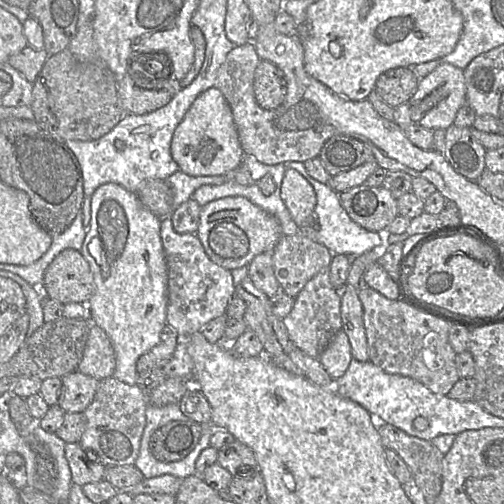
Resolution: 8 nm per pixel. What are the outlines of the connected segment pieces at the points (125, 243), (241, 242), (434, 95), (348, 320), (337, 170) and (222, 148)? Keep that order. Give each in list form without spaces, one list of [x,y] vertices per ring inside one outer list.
[[[117,183],[103,184],[91,200],[91,222],[80,253],[90,265],[95,293],[88,301],[89,320],[109,336],[116,357],[113,378],[126,384],[137,384],[136,364],[140,356],[160,342],[166,324],[168,306],[168,268],[160,236],[161,220],[140,202],[134,192]]]
[[[227,197],[201,208],[196,236],[215,264],[228,271],[247,267],[257,255],[274,249],[282,237],[277,219],[245,197]]]
[[[448,63],[441,64],[420,79],[416,93],[409,101],[394,108],[393,122],[402,129],[409,125],[419,125],[430,130],[446,130],[454,124],[456,113],[465,102],[463,70]]]
[[[345,287],[341,298],[342,330],[348,336],[353,359],[368,362],[369,351],[363,321],[363,306],[358,296],[358,288]]]
[[[334,135],[324,143],[317,158],[325,170],[335,176],[374,161],[374,154],[368,145],[358,139]]]
[[[208,88],[194,100],[173,133],[170,152],[179,171],[189,176],[223,176],[239,168],[245,154],[231,108],[219,89]]]

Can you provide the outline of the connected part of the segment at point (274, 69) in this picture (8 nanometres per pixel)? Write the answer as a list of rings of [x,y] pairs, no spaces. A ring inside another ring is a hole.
[[[259,60],[254,72],[253,90],[261,108],[265,110],[278,108],[287,92],[282,70],[267,60]]]

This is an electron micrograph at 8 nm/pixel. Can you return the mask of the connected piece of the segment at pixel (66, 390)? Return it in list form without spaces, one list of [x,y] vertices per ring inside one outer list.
[[[79,371],[61,377],[58,406],[67,412],[84,412],[94,399],[99,380]]]

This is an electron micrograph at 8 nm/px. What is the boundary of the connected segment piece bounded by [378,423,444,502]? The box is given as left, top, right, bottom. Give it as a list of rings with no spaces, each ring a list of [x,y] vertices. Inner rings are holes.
[[[385,424],[378,429],[383,446],[394,450],[409,467],[414,483],[432,502],[442,489],[443,458],[429,440],[408,435],[399,428]]]

